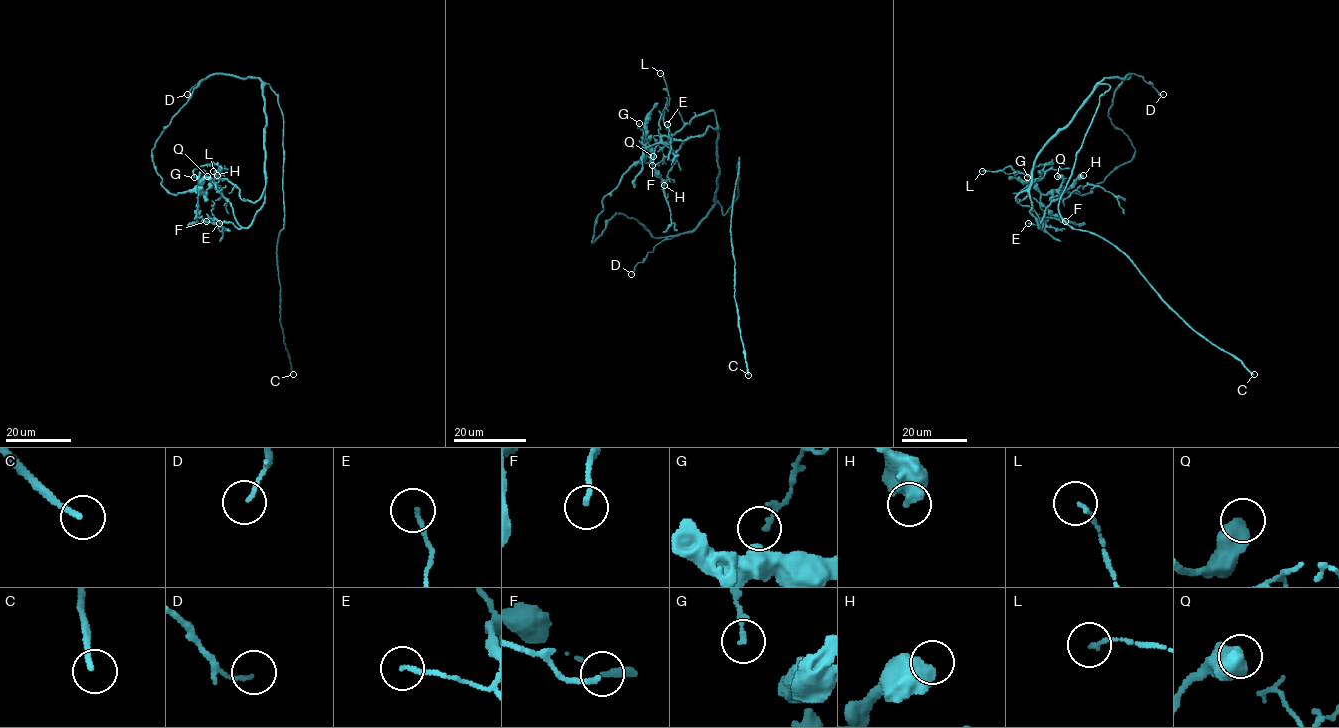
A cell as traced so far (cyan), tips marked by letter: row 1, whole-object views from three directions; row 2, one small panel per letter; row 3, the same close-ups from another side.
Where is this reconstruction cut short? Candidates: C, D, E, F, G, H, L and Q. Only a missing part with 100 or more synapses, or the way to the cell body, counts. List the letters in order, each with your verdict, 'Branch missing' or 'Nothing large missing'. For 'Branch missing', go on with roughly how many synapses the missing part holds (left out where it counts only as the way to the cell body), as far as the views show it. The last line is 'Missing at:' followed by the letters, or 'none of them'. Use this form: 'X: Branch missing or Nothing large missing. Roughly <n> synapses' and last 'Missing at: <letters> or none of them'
C: Branch missing
D: Nothing large missing
E: Nothing large missing
F: Nothing large missing
G: Nothing large missing
H: Nothing large missing
L: Nothing large missing
Q: Nothing large missing
Missing at: C

